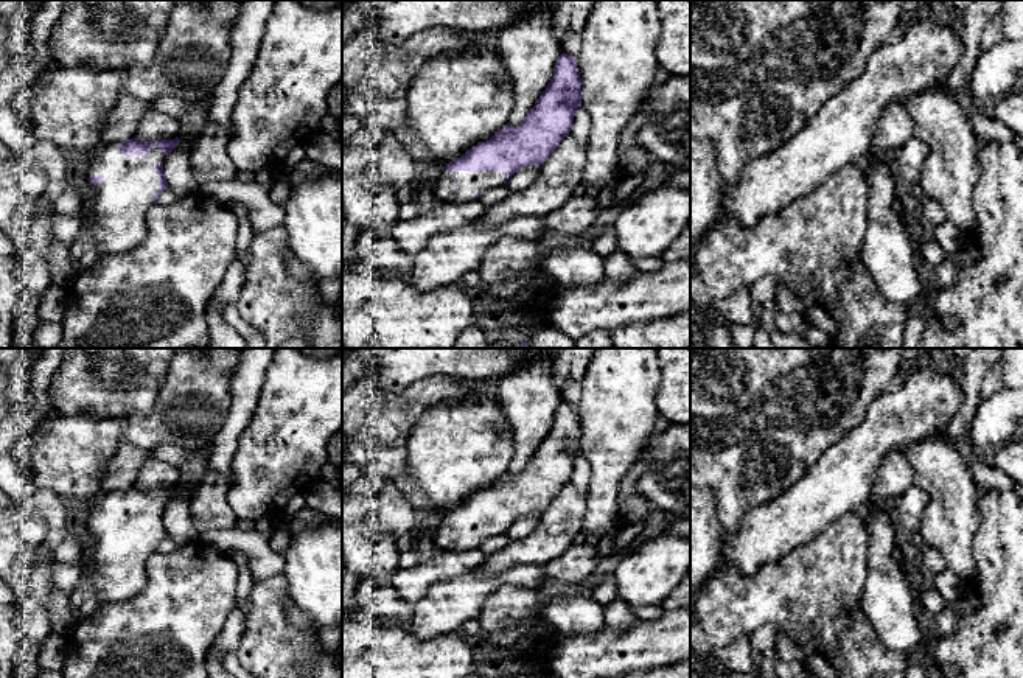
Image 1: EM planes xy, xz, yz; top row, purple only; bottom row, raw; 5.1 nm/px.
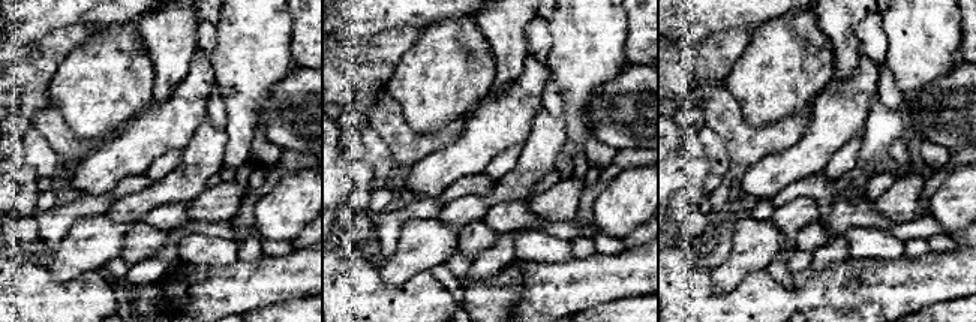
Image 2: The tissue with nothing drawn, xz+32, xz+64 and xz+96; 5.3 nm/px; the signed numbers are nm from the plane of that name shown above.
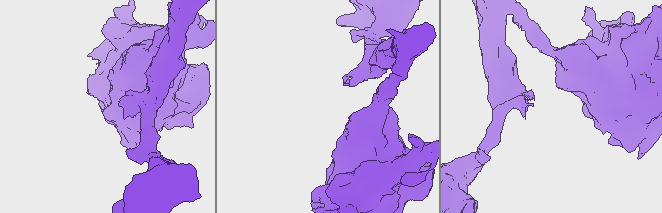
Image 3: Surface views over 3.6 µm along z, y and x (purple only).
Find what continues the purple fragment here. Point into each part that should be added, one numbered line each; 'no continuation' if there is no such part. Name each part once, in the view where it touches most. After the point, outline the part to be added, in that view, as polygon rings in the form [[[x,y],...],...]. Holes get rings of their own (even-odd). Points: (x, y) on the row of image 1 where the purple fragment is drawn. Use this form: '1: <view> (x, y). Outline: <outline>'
1: xz (442, 185). Outline: [[[438,170],[429,177],[429,191],[440,202],[466,204],[477,201],[479,190],[507,185],[508,179],[502,171],[443,171]]]

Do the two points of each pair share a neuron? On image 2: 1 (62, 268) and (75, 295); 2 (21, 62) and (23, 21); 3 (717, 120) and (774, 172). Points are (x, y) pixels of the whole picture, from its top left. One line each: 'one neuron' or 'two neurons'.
1: two neurons
2: two neurons
3: two neurons

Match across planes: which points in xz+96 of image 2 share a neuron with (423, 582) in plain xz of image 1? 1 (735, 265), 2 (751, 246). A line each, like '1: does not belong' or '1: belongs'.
1: does not belong
2: does not belong

